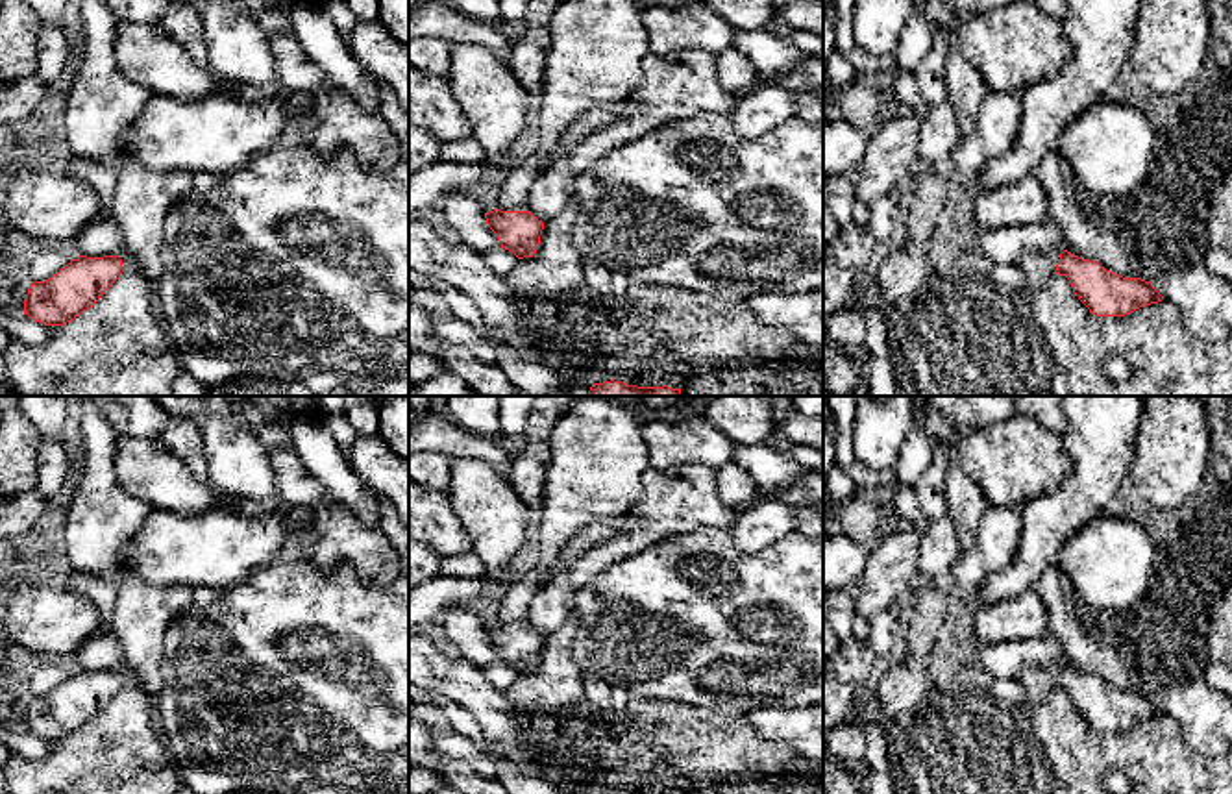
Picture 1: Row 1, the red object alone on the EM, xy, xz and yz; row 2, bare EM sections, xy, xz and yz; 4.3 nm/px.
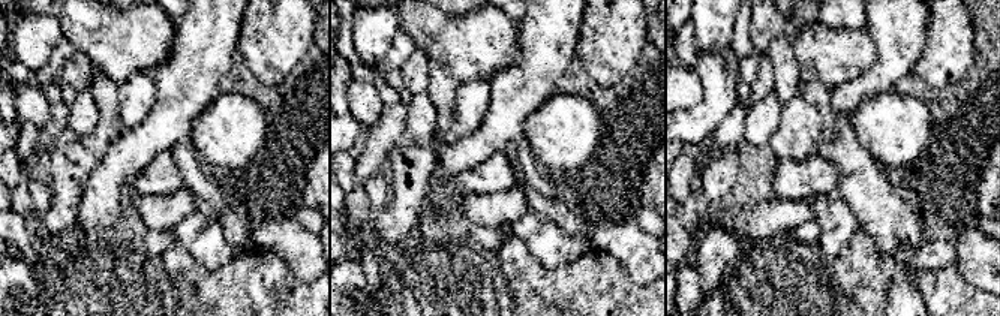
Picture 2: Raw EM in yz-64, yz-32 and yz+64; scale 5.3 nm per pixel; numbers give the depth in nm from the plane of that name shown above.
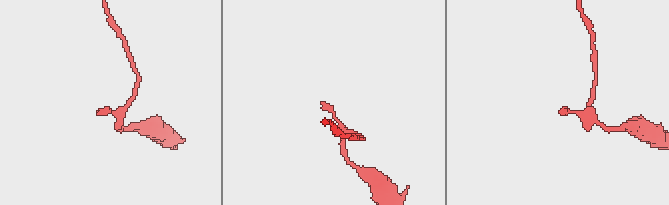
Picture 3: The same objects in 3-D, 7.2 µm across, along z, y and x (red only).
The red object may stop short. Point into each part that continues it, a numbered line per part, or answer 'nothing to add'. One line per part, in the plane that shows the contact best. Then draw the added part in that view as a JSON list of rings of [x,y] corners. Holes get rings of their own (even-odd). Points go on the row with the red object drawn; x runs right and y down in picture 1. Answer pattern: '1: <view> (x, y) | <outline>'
nothing to add

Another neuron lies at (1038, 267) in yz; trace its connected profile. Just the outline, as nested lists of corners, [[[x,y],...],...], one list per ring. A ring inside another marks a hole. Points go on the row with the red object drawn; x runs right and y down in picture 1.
[[[1029,252],[1019,261],[1019,268],[1025,278],[1025,287],[1019,296],[1021,304],[1029,304],[1030,300],[1041,294],[1043,285],[1054,276],[1060,254],[1047,252]]]

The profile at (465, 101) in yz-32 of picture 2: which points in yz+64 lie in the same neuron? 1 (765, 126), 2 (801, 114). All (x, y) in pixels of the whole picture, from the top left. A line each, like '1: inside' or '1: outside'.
1: outside
2: inside

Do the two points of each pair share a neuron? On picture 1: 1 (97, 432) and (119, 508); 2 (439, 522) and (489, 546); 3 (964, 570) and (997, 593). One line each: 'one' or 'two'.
1: one
2: two
3: two

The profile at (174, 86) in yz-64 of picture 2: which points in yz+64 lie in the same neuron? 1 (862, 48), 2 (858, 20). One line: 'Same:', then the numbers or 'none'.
Same: none

